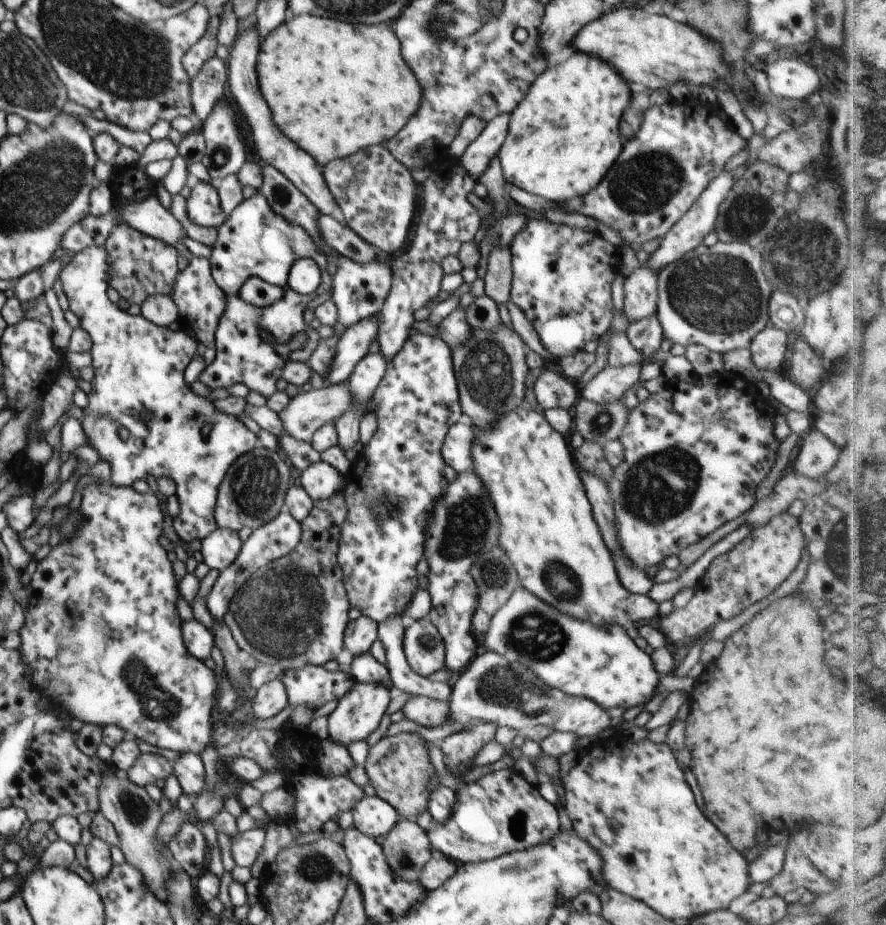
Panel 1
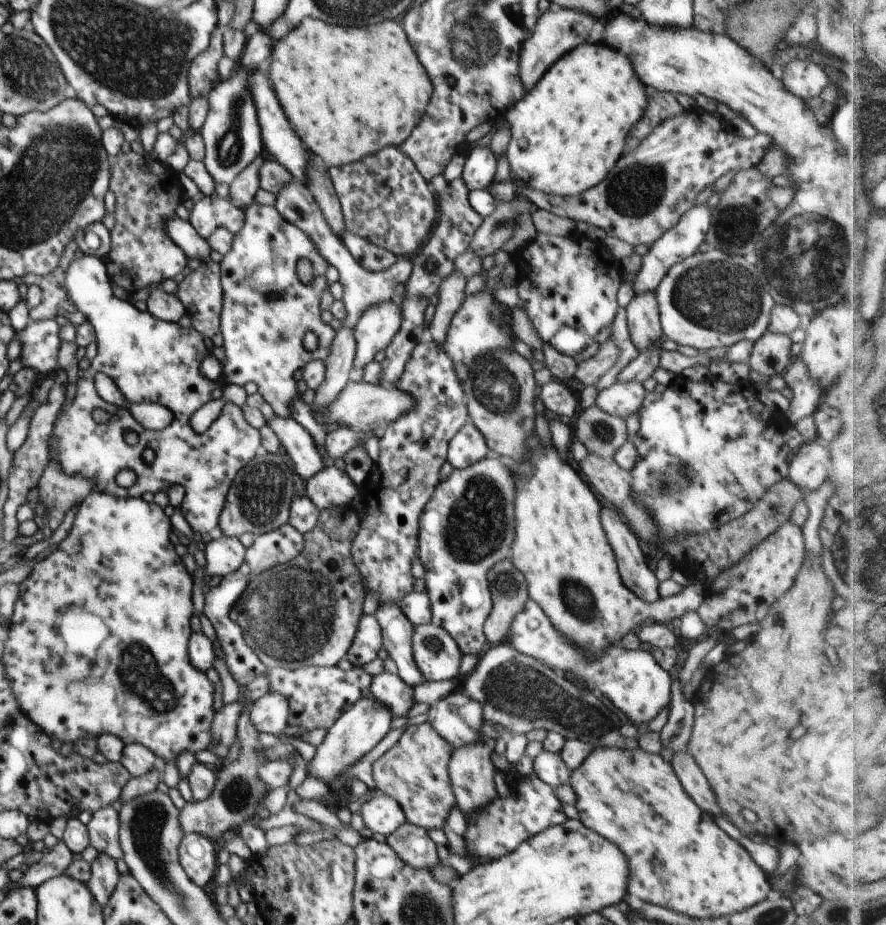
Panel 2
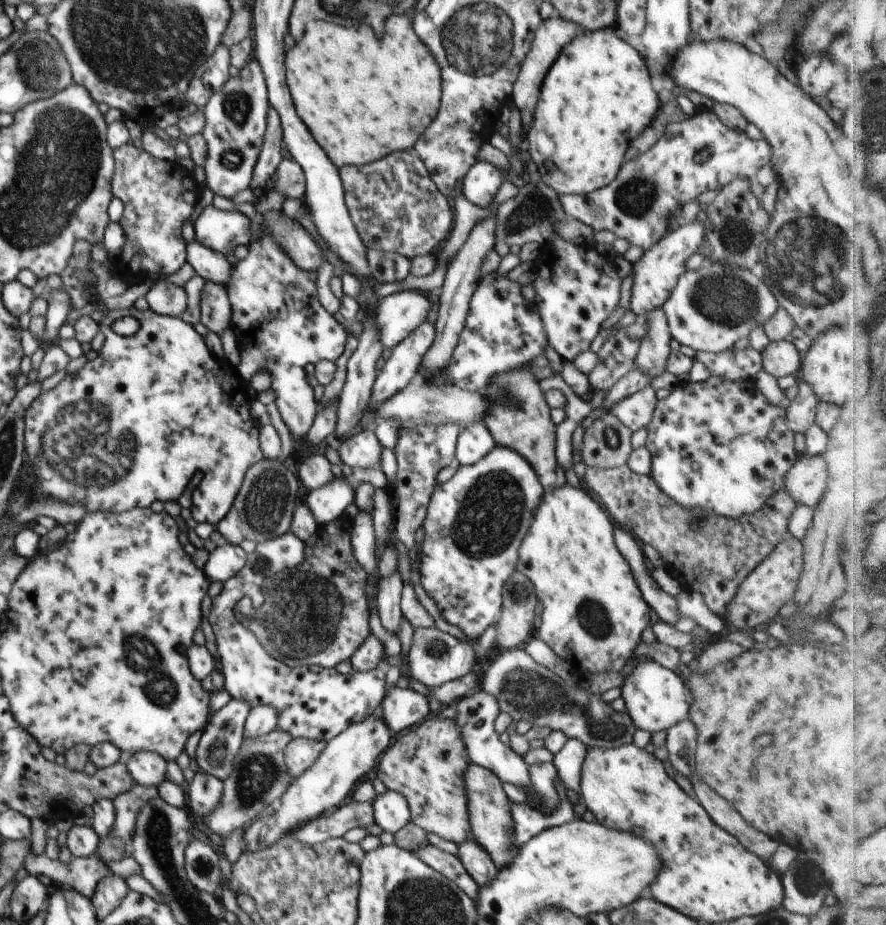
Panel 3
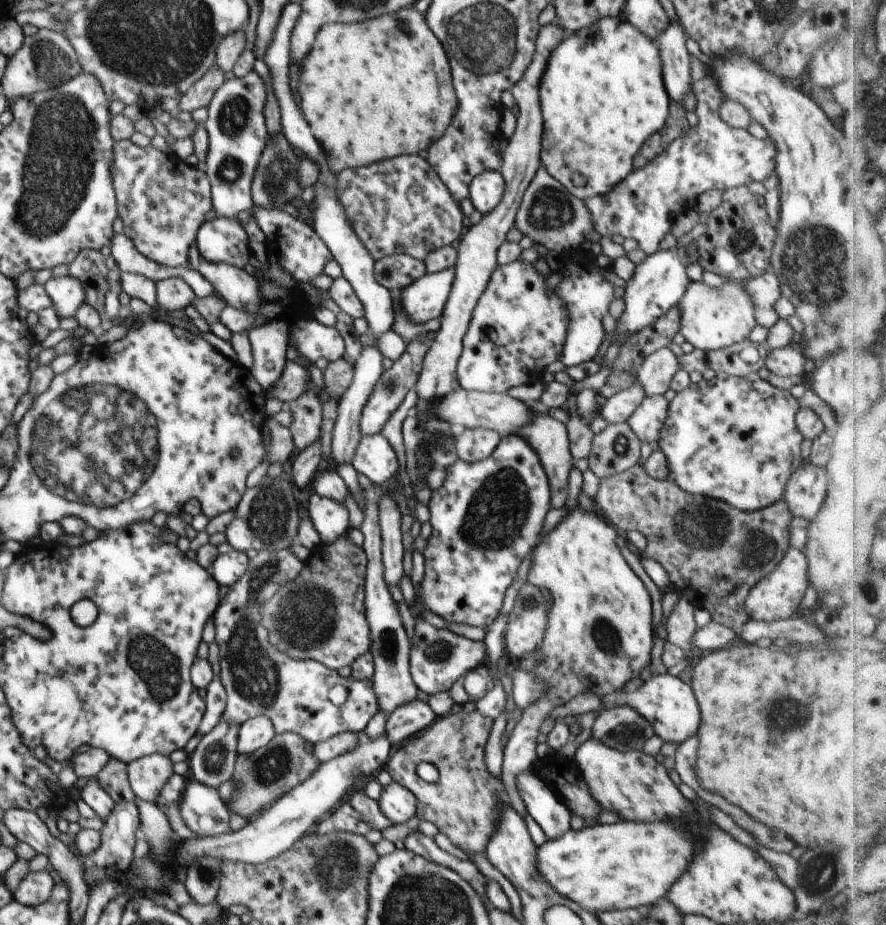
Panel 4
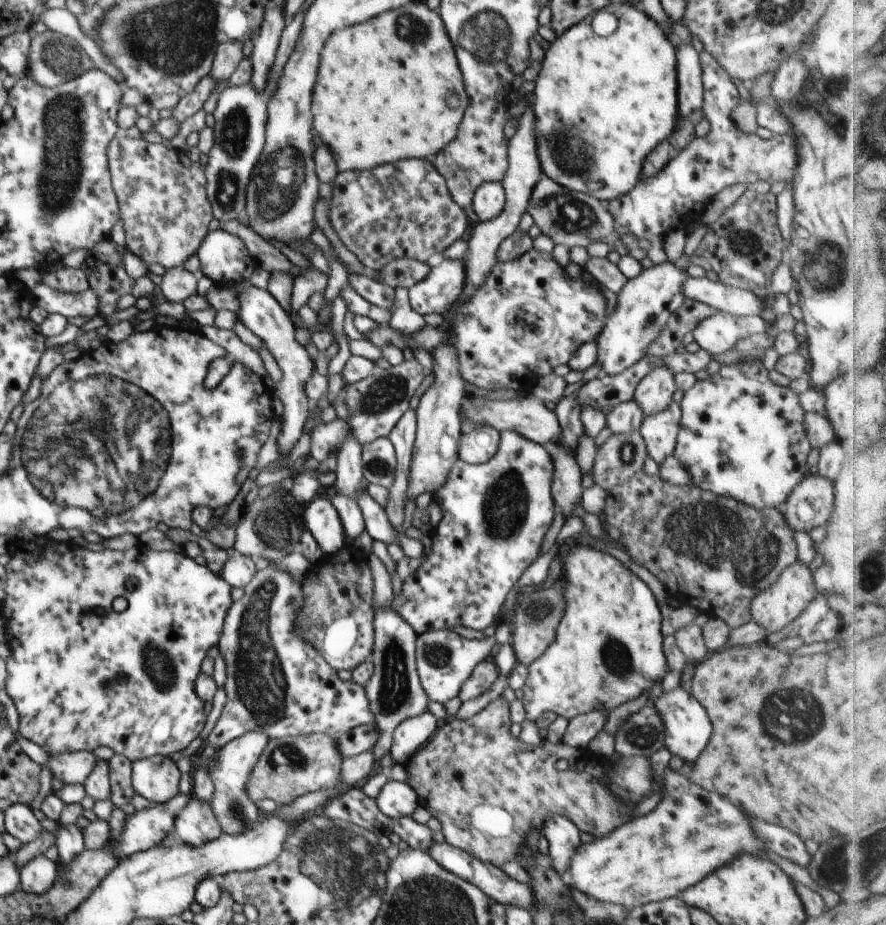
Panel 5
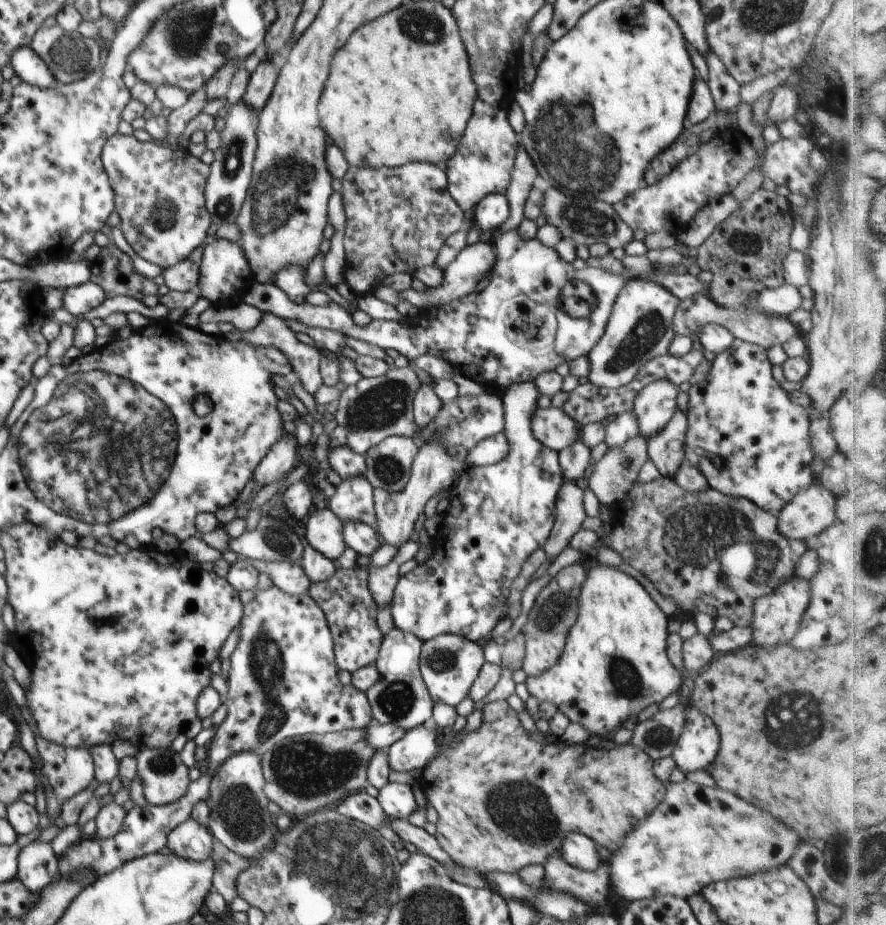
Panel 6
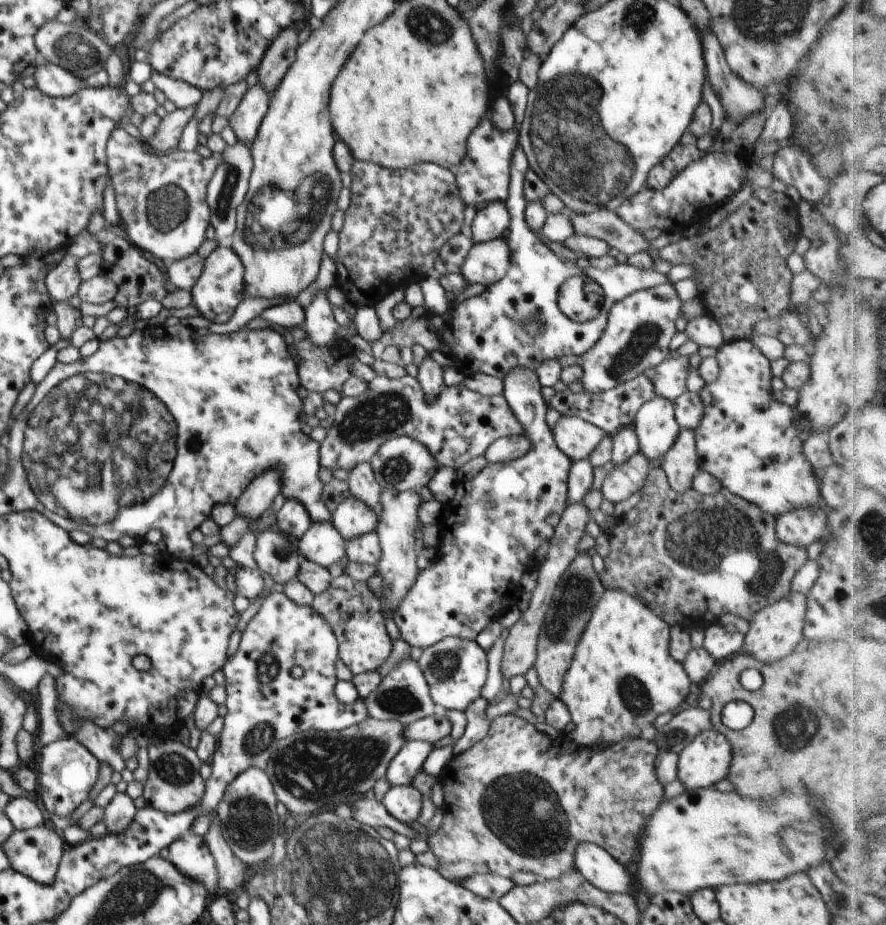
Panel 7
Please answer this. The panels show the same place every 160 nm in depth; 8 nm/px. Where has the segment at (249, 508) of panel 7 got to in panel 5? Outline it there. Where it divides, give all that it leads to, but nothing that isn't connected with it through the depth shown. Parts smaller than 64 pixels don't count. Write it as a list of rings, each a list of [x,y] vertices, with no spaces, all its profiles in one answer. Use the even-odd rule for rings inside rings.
[[[236,282],[231,286],[238,290],[236,294],[238,294],[240,310],[238,310],[237,316],[240,318],[240,322],[266,344],[266,349],[272,353],[282,371],[282,378],[272,386],[270,393],[277,397],[284,406],[284,412],[280,418],[282,428],[278,434],[279,454],[290,454],[295,443],[302,436],[304,422],[309,416],[309,399],[304,393],[304,387],[308,378],[312,376],[312,372],[315,371],[315,362],[308,355],[306,348],[296,340],[293,321],[270,292],[257,288],[249,282]]]

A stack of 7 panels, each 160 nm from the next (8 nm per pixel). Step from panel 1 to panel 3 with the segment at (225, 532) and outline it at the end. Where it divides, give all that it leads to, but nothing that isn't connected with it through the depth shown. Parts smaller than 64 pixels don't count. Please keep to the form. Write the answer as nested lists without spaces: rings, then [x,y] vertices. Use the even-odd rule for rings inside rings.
[[[224,544],[209,554],[203,570],[211,582],[225,583],[244,568],[247,555],[240,545]]]

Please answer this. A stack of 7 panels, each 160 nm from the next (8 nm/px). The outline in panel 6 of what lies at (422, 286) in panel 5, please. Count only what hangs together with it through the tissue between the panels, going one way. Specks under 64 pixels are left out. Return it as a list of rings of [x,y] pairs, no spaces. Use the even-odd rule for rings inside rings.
[[[486,237],[475,244],[465,247],[460,254],[456,256],[456,259],[443,270],[444,281],[440,287],[427,288],[426,291],[416,291],[410,288],[403,292],[397,292],[383,285],[373,292],[373,295],[375,298],[378,298],[378,300],[382,300],[382,302],[386,302],[392,306],[397,306],[401,302],[409,302],[421,311],[428,309],[428,306],[437,307],[441,303],[444,305],[459,300],[468,294],[476,292],[476,287],[483,278],[490,278],[496,263],[496,255],[493,247],[492,243],[488,241]]]

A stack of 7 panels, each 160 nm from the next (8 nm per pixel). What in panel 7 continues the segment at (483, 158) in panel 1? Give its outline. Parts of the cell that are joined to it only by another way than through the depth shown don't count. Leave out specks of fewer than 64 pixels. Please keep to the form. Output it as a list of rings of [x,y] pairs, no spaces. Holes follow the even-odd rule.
[[[490,202],[480,208],[470,226],[473,244],[503,237],[510,225],[505,202]]]

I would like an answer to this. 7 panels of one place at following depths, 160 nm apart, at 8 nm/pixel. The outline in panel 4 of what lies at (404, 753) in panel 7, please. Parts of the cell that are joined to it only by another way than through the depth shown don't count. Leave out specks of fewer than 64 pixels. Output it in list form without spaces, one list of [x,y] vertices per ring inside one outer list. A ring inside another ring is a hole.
[[[416,698],[405,705],[399,706],[388,715],[385,736],[391,745],[404,744],[413,734],[424,730],[426,726],[434,723],[437,718],[437,714],[428,703]]]

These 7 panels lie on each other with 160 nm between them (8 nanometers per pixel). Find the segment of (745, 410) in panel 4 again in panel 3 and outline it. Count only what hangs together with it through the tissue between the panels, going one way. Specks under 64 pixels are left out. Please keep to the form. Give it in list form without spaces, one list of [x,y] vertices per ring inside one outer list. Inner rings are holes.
[[[711,374],[706,382],[700,382],[700,384],[680,382],[670,391],[666,398],[658,400],[652,420],[646,427],[648,438],[645,447],[652,455],[651,475],[654,477],[660,490],[663,490],[665,495],[673,498],[680,506],[688,508],[698,507],[704,511],[714,511],[717,515],[722,515],[732,520],[737,520],[744,515],[754,514],[765,505],[765,502],[775,492],[783,488],[786,473],[794,466],[799,456],[794,449],[795,432],[788,428],[786,414],[787,409],[774,406],[752,380],[732,381]]]

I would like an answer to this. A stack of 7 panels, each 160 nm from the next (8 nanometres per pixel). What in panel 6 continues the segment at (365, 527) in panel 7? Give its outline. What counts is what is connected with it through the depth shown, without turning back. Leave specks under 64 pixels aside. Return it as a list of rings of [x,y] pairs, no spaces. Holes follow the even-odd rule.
[[[352,476],[342,480],[330,498],[330,509],[342,523],[357,521],[372,528],[377,525],[373,487],[366,476]]]

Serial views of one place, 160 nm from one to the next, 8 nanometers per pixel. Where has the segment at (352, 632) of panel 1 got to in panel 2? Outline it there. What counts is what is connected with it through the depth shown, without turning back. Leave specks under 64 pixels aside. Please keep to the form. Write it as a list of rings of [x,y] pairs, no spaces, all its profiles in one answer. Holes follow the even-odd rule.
[[[363,614],[345,658],[354,667],[362,667],[364,664],[372,662],[378,656],[382,645],[383,636],[375,615]]]

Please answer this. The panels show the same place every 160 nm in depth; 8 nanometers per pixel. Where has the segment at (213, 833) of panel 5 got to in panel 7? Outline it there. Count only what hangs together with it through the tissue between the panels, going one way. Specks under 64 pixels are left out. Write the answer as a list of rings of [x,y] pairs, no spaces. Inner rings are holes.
[[[186,832],[168,846],[169,860],[190,880],[204,884],[211,898],[221,893],[218,888],[218,870],[215,860],[202,836]]]

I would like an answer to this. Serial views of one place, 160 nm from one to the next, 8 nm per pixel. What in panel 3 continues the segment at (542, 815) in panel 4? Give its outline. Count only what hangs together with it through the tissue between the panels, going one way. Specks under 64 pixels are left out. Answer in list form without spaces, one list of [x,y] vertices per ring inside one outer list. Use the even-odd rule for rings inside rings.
[[[476,690],[474,693],[464,697],[454,704],[458,710],[456,718],[459,724],[463,741],[466,745],[466,752],[472,763],[491,770],[503,783],[510,783],[517,787],[527,790],[528,804],[534,809],[542,807],[543,800],[536,792],[532,784],[529,766],[524,763],[524,759],[518,756],[510,747],[506,747],[498,738],[499,735],[494,729],[494,720],[500,714],[500,705],[496,696],[486,693],[482,690]]]

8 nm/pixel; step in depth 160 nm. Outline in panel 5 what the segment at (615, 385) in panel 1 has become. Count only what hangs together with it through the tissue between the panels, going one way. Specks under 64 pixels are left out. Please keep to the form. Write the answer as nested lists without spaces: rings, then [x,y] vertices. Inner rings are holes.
[[[670,402],[666,410],[643,416],[639,434],[644,438],[647,456],[654,459],[658,465],[664,462],[666,456],[671,456],[676,446],[678,430],[680,430],[680,404]]]

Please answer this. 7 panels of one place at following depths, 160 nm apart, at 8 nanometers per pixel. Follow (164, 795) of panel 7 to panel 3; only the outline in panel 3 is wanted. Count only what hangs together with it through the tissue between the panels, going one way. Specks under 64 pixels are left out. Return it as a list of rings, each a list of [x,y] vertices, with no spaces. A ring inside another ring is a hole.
[[[140,751],[125,757],[124,760],[134,783],[156,789],[159,784],[167,780],[166,764],[168,761],[158,753]]]

